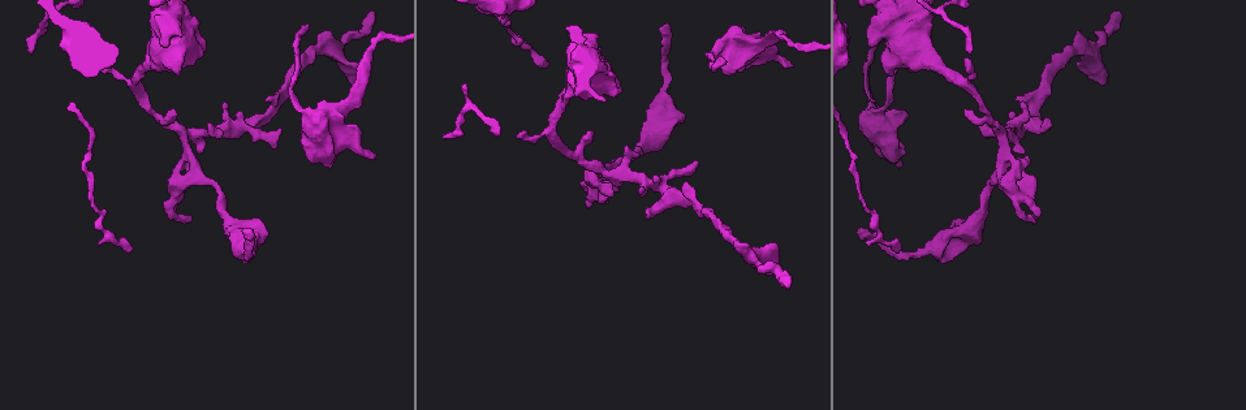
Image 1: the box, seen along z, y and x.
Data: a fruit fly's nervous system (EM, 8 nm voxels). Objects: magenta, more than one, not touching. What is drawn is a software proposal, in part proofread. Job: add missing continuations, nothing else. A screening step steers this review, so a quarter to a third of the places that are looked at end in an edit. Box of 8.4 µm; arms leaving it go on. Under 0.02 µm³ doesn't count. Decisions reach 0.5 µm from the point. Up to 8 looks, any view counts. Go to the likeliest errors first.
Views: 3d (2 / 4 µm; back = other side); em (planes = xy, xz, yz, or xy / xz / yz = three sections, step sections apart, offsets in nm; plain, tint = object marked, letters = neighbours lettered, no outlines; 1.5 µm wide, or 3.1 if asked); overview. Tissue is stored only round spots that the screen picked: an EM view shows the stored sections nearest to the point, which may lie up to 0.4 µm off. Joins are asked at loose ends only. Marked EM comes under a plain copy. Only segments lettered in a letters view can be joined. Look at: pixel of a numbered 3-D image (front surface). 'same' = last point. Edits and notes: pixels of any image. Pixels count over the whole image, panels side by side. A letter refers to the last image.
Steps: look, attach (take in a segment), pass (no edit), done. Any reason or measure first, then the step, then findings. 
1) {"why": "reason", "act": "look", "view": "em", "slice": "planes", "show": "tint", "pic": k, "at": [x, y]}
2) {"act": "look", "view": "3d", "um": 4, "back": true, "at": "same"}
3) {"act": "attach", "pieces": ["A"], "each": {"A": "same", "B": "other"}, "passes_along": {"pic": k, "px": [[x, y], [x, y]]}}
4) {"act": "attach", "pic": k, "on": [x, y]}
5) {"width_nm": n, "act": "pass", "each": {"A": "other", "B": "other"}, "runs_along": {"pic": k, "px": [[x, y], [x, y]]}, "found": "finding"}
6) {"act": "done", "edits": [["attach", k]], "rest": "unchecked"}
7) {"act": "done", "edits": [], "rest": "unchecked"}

{"why": "end of a long branch", "act": "look", "view": "3d", "um": 4, "pic": 1, "at": [667, 25]}

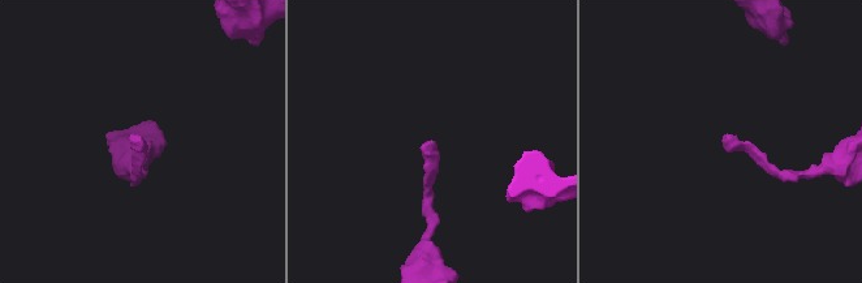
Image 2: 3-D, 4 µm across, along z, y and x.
{"act": "look", "view": "em", "slice": "xy", "step": 4, "show": "letters", "pic": 2, "at": [141, 140]}

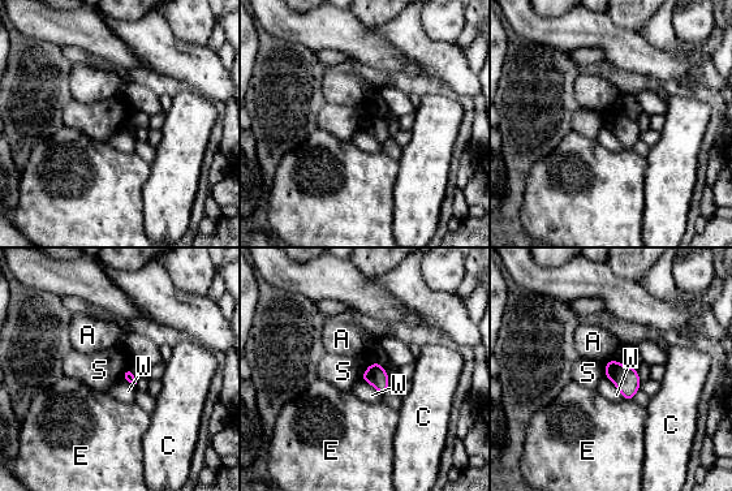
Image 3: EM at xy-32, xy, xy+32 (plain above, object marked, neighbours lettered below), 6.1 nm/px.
{"longest_contact_nm": ["W", 190], "act": "pass", "each": {"A": "other", "C": "other", "E": "other", "S": "other", "W": "other"}, "border": {"pic": 3, "px": [[605, 377], [625, 399]]}, "found": "none of them fits"}

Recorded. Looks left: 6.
{"why": "free end", "act": "look", "view": "3d", "um": 2, "pic": 1, "at": [226, 102]}

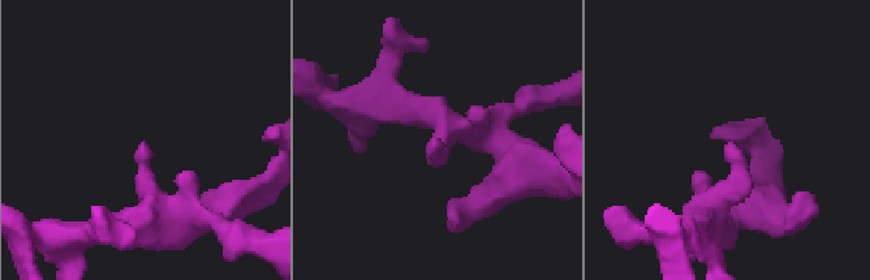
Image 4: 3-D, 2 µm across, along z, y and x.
{"arm_widths_nm": [220, 220], "why": "now the EM", "act": "look", "view": "em", "slice": "yz", "step": 4, "show": "tint", "pic": 4, "at": [730, 144]}

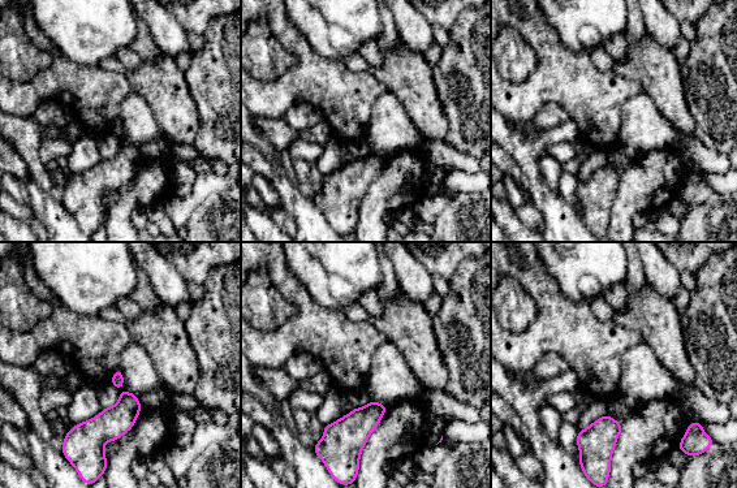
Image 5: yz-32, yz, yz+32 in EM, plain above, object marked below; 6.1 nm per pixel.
{"act": "look", "view": "em", "slice": "planes", "show": "letters", "at": "same"}

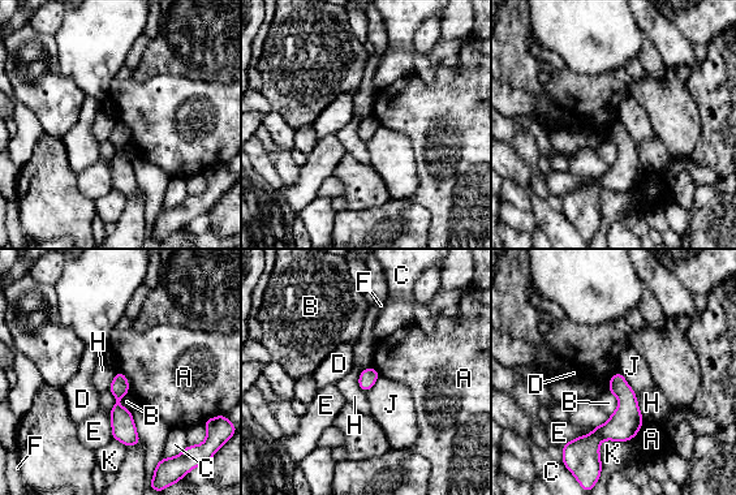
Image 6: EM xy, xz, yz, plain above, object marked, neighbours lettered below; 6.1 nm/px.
{"act": "pass", "each": {"A": "other", "B": "other", "C": "other", "D": "other", "E": "other", "F": "other", "H": "other", "J": "other", "K": "other"}, "border": {"pic": 6, "px": [[636, 396], [644, 420]]}, "found": "no lettered segment goes on from it"}

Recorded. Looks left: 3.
{"why": "tapers out", "act": "look", "view": "3d", "um": 2, "pic": 1, "at": [526, 130]}

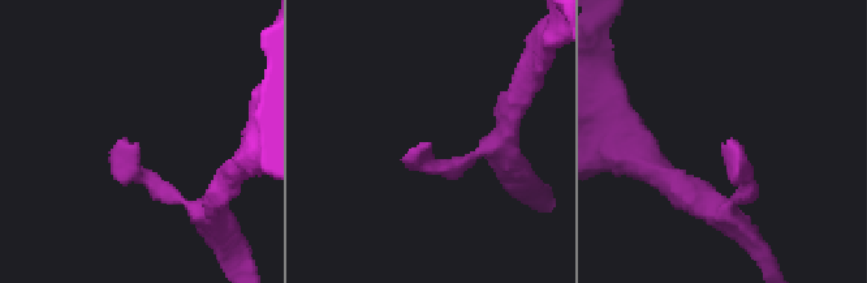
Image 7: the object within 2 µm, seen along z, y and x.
{"why": "shape alone is not enough", "act": "look", "view": "em", "slice": "planes", "show": "letters", "pic": 7, "at": [135, 145]}

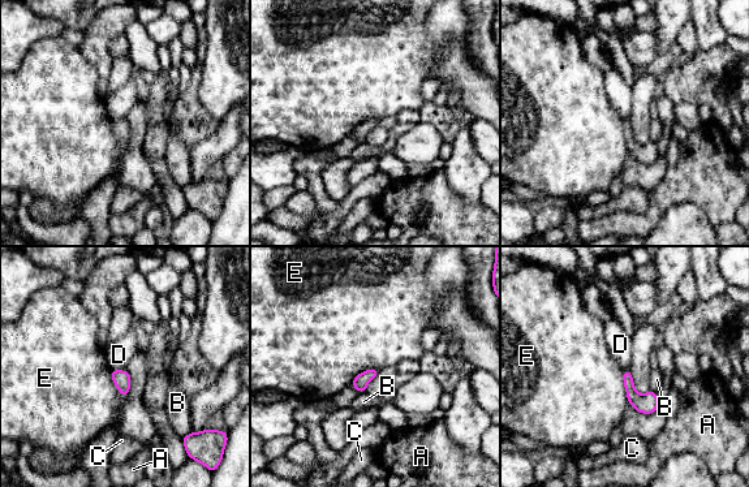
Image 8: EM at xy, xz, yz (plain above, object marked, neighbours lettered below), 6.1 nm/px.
{"act": "pass", "each": {"A": "other", "B": "other", "C": "other", "D": "other", "E": "other"}, "found": "no lettered segment goes on from it"}

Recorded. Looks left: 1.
{"act": "done", "edits": [], "rest": "unchecked"}

